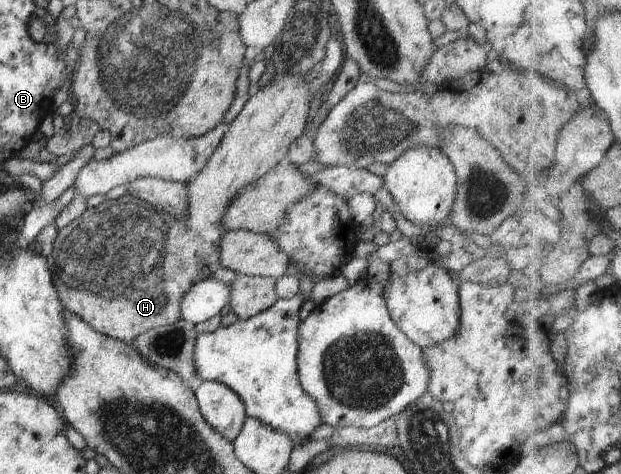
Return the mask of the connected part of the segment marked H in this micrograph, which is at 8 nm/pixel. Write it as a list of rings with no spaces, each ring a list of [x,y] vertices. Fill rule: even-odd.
[[[294,73],[274,75],[266,86],[251,96],[240,114],[229,124],[229,129],[198,178],[186,184],[189,198],[184,219],[175,219],[138,196],[127,194],[87,208],[76,220],[60,229],[54,240],[54,250],[46,259],[52,284],[63,307],[96,332],[126,344],[131,344],[150,329],[171,325],[180,319],[179,304],[184,293],[194,283],[213,277],[220,267],[219,242],[224,232],[221,218],[227,204],[245,184],[253,183],[274,170],[280,162],[286,161],[289,146],[304,134],[307,127],[310,101],[311,90],[309,83],[304,81],[304,74]]]

